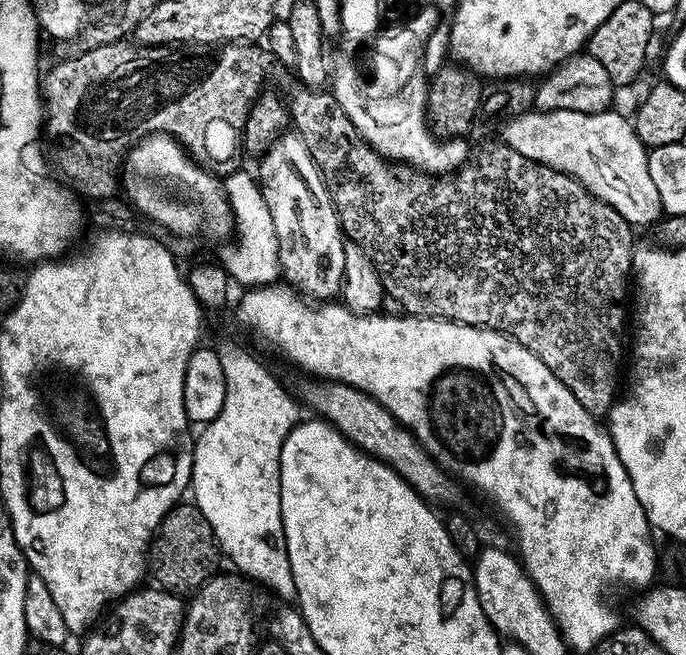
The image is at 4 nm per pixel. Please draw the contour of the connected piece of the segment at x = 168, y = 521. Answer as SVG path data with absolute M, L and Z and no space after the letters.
M177 503L156 527L152 543L148 546L146 568L150 576L156 579L153 581L165 592L192 594L217 571L216 563L222 560L222 553L210 522L206 522L206 518L196 509L195 503L184 503Z

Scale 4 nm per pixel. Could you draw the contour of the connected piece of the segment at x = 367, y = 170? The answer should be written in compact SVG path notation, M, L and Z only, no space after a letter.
M307 86L297 87L297 92L290 96L290 124L302 142L306 142L306 150L314 158L320 171L320 178L328 187L330 198L336 207L340 219L340 227L351 243L362 246L362 250L374 262L380 275L380 281L385 293L401 303L403 311L409 316L432 316L436 320L453 320L466 326L475 328L488 328L491 332L502 332L511 336L526 350L530 350L546 366L550 366L550 374L582 402L582 406L591 416L597 418L607 417L612 405L618 399L616 383L621 383L620 359L626 356L626 332L624 336L624 303L630 300L630 277L633 275L632 257L634 243L632 244L633 225L618 214L618 210L602 202L594 194L590 194L572 176L554 170L548 165L542 165L530 158L518 158L518 150L509 148L495 152L487 147L475 162L465 162L462 167L447 175L429 175L427 172L417 171L399 162L389 163L379 152L374 151L362 138L362 134L350 122L346 110L336 101L335 96L328 90L317 90Z

